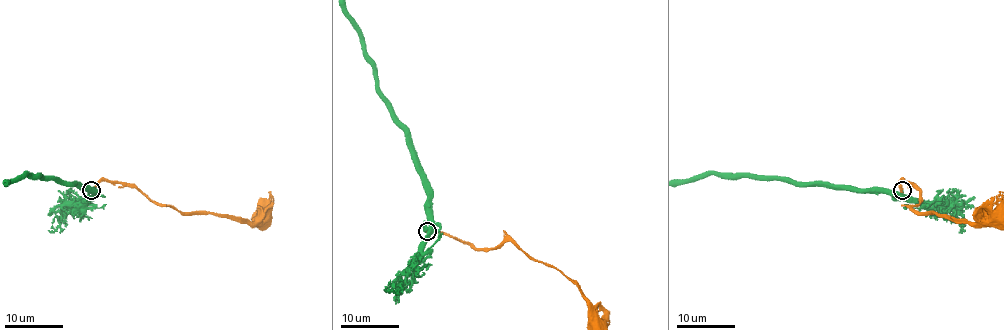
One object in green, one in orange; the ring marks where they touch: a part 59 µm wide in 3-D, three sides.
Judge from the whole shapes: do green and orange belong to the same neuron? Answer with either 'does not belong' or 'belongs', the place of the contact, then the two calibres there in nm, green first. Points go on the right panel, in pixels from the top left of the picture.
belongs; at (902, 190); 320 nm thick on the green side, 480 nm on the other

